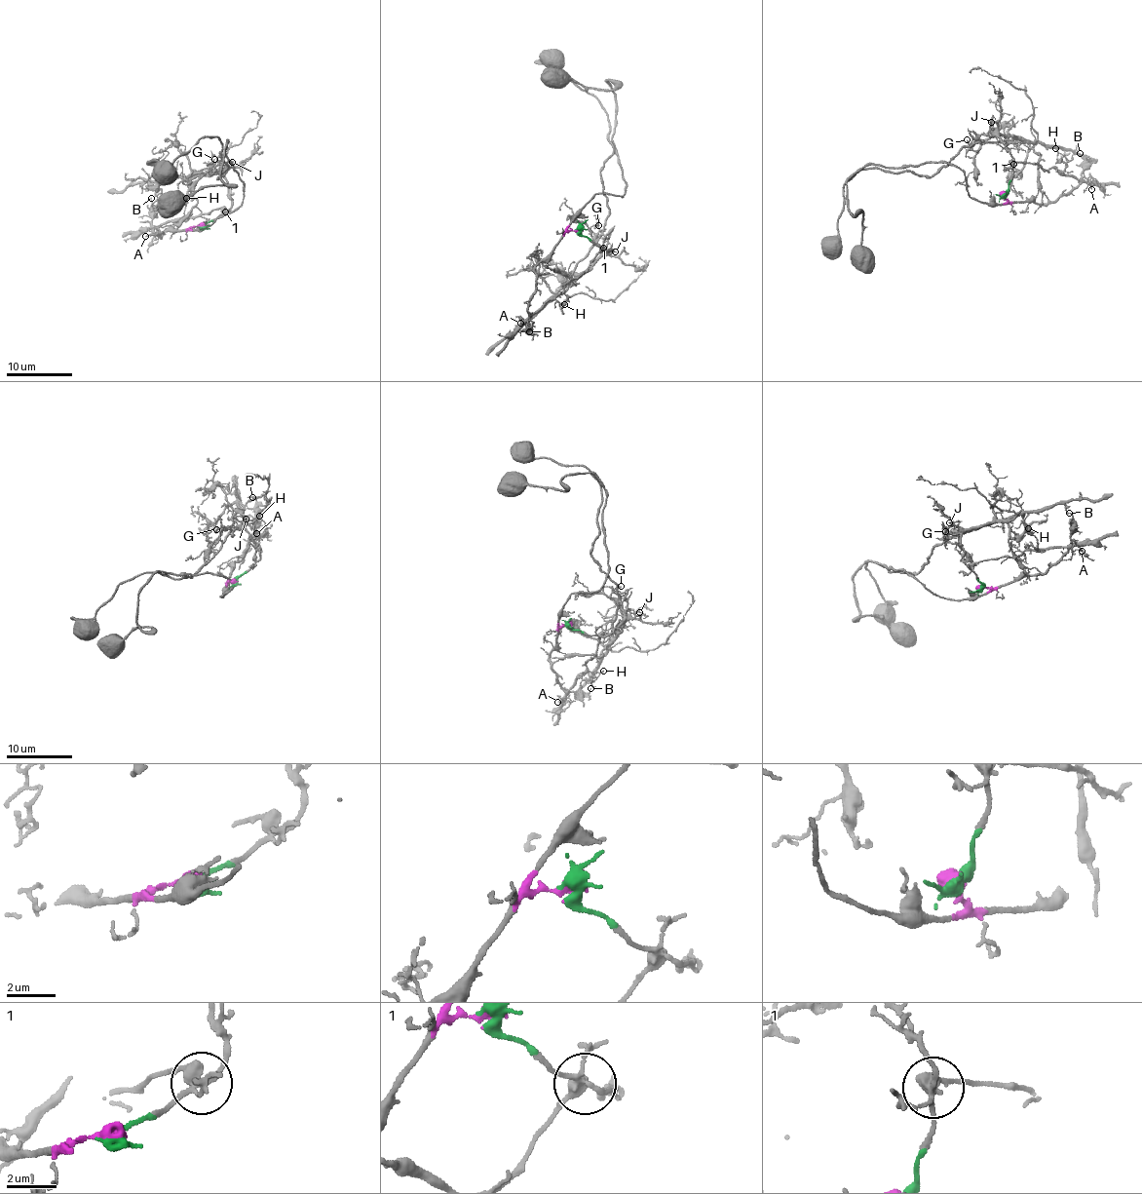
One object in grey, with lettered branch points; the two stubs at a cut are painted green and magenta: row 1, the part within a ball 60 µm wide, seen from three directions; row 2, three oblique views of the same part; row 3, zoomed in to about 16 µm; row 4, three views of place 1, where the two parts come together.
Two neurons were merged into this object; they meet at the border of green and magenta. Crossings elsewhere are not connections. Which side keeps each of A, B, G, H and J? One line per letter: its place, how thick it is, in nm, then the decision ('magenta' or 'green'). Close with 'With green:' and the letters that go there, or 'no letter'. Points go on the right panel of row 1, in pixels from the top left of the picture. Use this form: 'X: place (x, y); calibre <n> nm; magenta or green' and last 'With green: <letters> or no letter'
A: place (1091, 189); calibre 120 nm; magenta
B: place (1080, 153); calibre 90 nm; magenta
G: place (967, 139); calibre 160 nm; green
H: place (1055, 148); calibre 100 nm; magenta
J: place (991, 122); calibre 120 nm; green
With green: G, J

